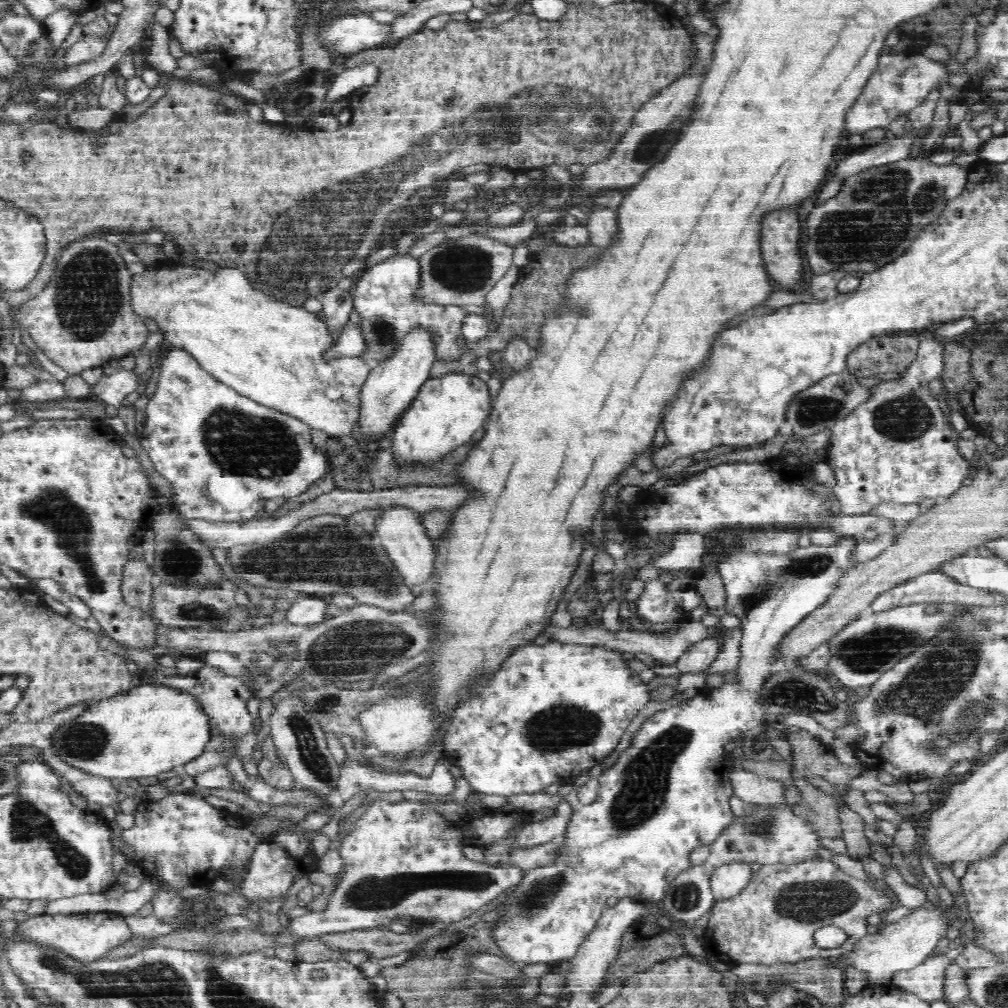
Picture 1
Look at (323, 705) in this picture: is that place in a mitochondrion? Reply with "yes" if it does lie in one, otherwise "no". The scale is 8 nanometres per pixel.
yes

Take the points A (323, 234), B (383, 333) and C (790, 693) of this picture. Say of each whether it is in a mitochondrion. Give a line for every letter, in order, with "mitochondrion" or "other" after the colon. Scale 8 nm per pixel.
A: mitochondrion
B: mitochondrion
C: mitochondrion

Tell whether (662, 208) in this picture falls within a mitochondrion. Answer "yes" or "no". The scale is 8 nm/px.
no

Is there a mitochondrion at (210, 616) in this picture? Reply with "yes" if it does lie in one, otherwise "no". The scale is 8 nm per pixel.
yes

